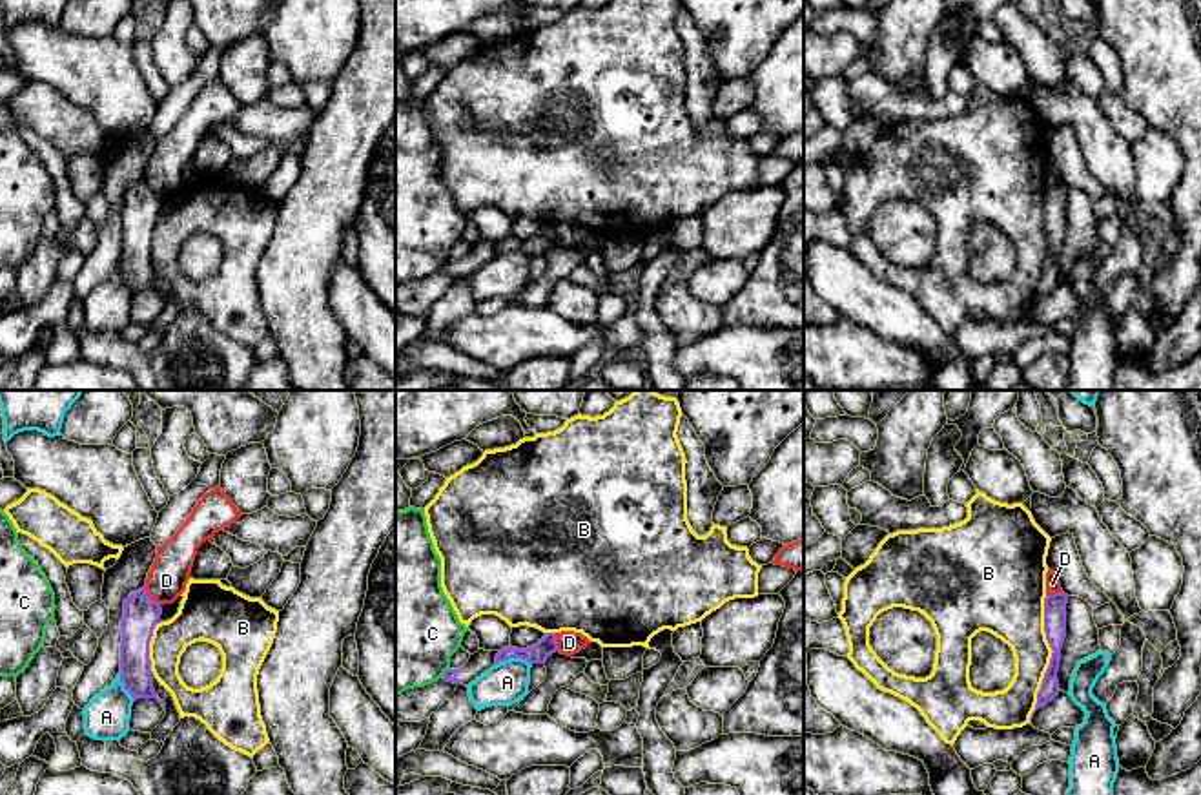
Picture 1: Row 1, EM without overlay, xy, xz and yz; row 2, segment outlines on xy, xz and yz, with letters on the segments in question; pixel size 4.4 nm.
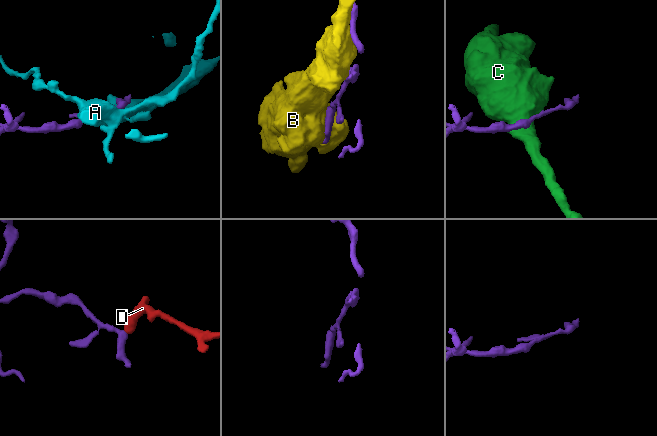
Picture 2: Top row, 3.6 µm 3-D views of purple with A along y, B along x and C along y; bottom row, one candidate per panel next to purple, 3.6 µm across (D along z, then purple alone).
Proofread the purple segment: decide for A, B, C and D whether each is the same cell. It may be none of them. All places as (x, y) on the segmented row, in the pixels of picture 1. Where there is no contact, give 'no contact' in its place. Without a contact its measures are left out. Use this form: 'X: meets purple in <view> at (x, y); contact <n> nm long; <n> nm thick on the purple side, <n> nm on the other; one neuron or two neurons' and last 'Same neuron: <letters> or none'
A: meets purple in xz at (513, 657); contact 160 nm long; 90 nm thick on the purple side, 190 nm on the other; two neurons
B: meets purple in yz at (1050, 659); contact 550 nm long; 100 nm thick on the purple side, 260 nm on the other; two neurons
C: meets purple in xz at (445, 673); contact 60 nm long; 60 nm thick on the purple side, 460 nm on the other; two neurons
D: meets purple in xy at (150, 597); contact 110 nm long; 160 nm thick on the purple side, 180 nm on the other; two neurons
Same neuron: none

